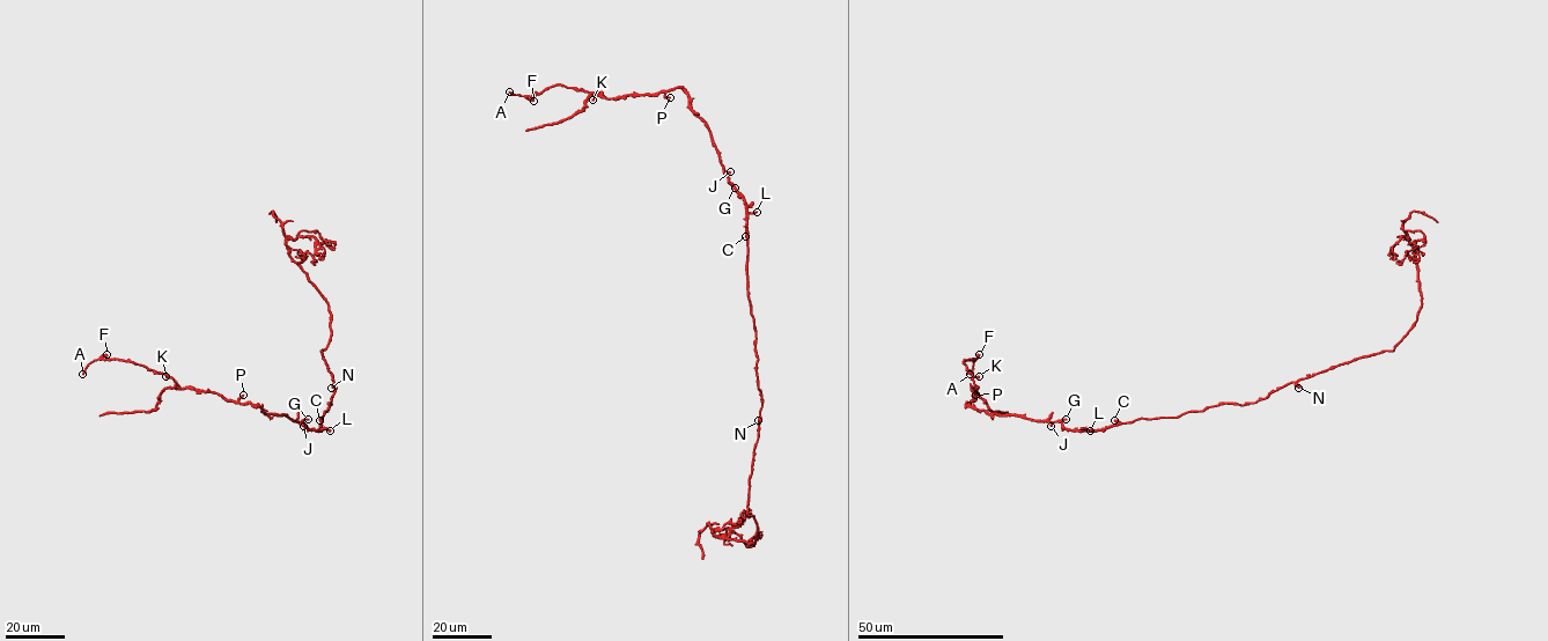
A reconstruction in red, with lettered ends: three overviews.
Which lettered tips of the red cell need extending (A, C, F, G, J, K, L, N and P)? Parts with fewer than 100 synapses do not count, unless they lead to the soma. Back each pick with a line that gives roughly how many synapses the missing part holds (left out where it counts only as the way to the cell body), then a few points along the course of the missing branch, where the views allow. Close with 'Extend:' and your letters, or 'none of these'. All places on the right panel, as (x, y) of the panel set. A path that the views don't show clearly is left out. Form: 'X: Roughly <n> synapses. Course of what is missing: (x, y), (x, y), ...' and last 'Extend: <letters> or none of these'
Extend: none of these

